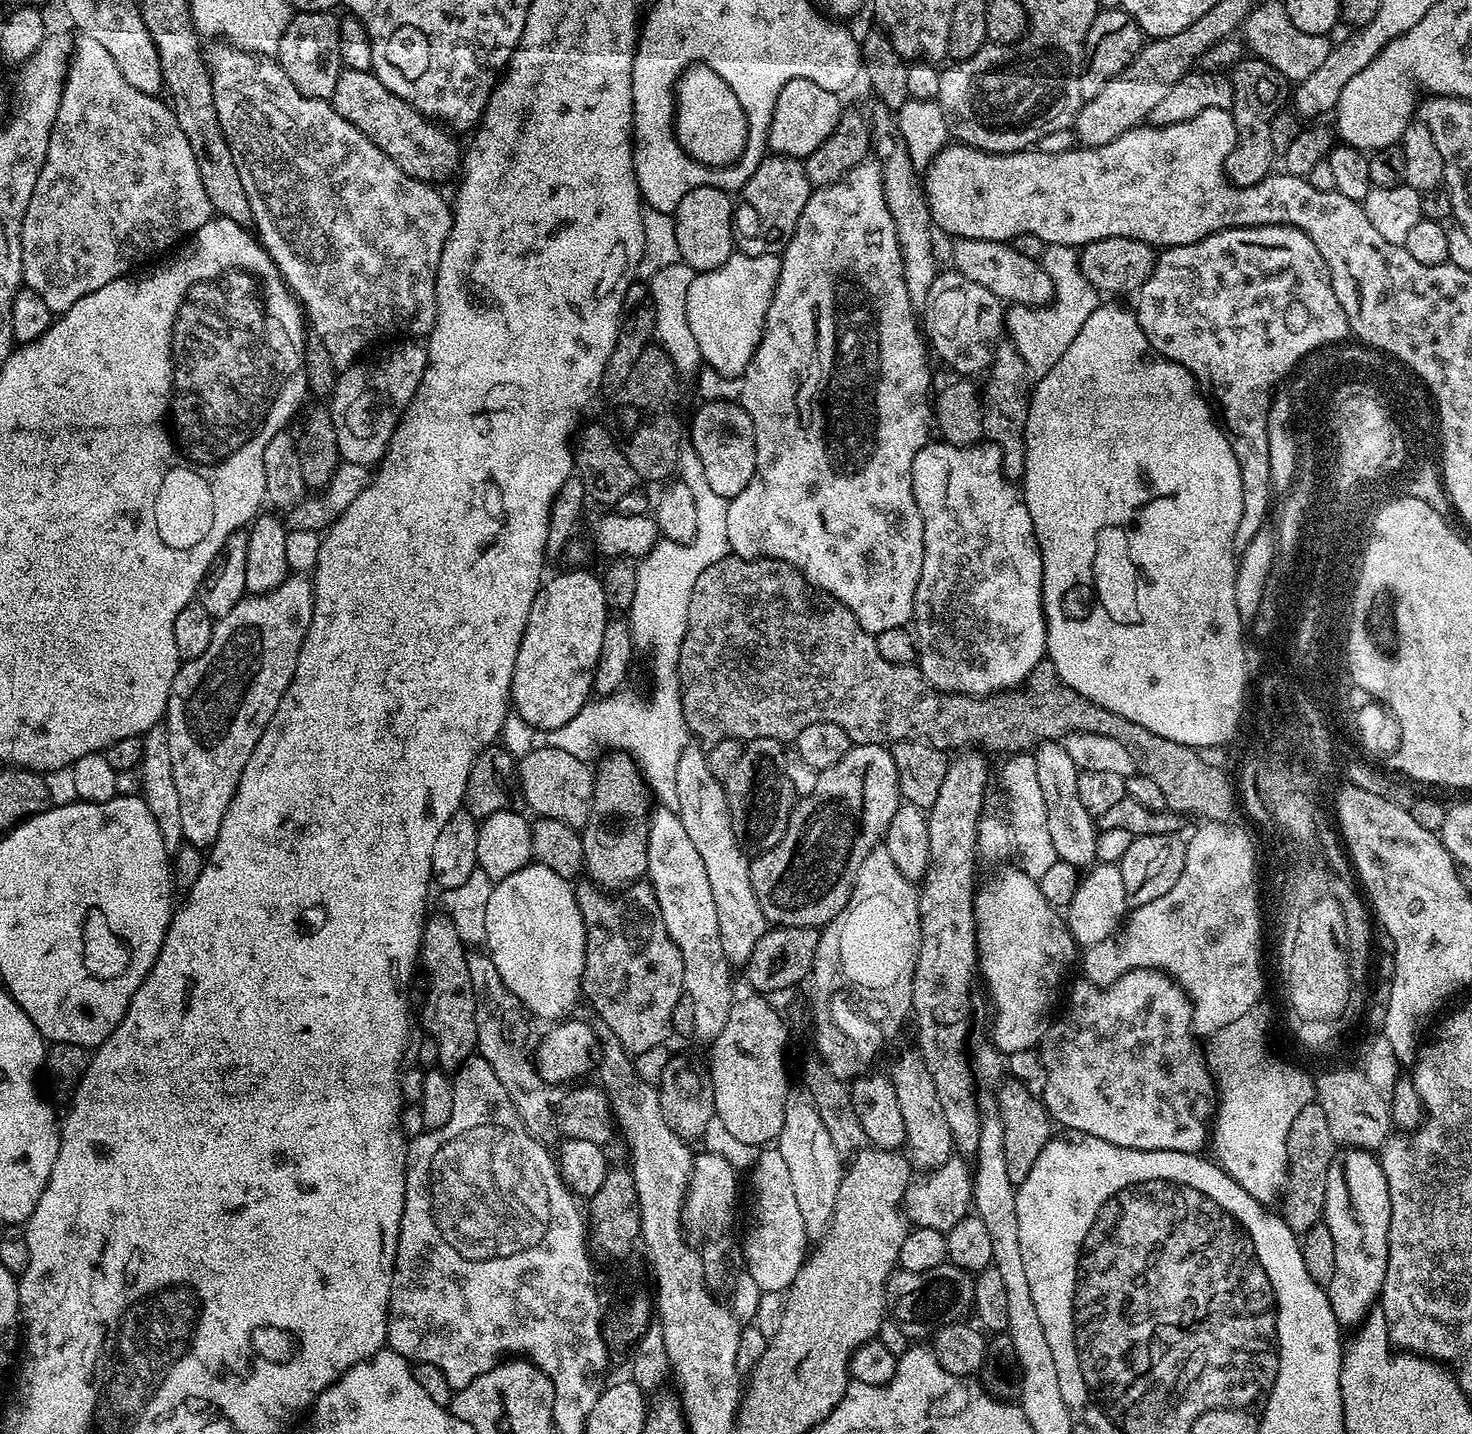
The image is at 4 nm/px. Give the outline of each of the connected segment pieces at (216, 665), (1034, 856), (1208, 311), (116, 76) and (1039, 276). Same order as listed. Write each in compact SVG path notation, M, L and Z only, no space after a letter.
M304 574L289 575L274 590L245 598L230 614L219 617L206 654L183 661L176 672L168 695L166 727L174 783L181 799L182 834L195 848L207 849L218 838L222 818L226 818L226 810L238 790L242 770L246 770L246 762L250 762L250 754L254 754L262 730L266 730L270 718L274 718L274 710L278 710L278 702L282 702L282 694L286 694L286 686L290 686L294 678L298 654L312 625L313 614L311 579Z
M1020 750L1017 756L1012 756L1004 764L1004 790L1008 794L1008 812L1012 815L1012 832L1010 828L1010 840L1016 843L1016 852L1020 855L1018 861L1019 867L1026 874L1030 874L1039 882L1046 874L1046 870L1050 870L1050 866L1054 866L1054 862L1058 859L1053 839L1050 838L1050 829L1047 826L1047 810L1046 801L1042 796L1041 783L1038 782L1037 767L1035 766L1035 758L1033 753L1028 750Z
M1288 224L1262 226L1261 228L1227 228L1221 232L1210 234L1193 244L1163 249L1156 259L1152 276L1146 278L1146 282L1138 290L1136 298L1136 304L1134 303L1136 321L1140 323L1140 329L1146 334L1152 351L1157 356L1164 356L1167 360L1173 360L1175 364L1182 365L1196 379L1201 393L1214 405L1219 423L1232 444L1234 458L1238 458L1238 470L1242 474L1242 519L1238 521L1238 530L1234 534L1234 551L1240 554L1246 550L1250 545L1250 540L1258 534L1260 528L1269 519L1267 518L1268 499L1274 496L1270 471L1268 471L1267 440L1264 437L1264 408L1267 403L1269 385L1273 384L1273 380L1276 380L1280 373L1283 373L1288 365L1292 364L1293 360L1308 356L1316 349L1347 341L1350 336L1346 310L1342 310L1342 306L1338 306L1338 294L1334 294L1334 286L1330 282L1330 270L1326 266L1322 254L1318 254L1318 246L1314 246L1314 242L1310 242L1310 238L1301 228L1291 228Z
M81 35L75 41L68 65L62 106L58 106L58 118L50 134L50 150L46 150L46 162L42 166L42 174L38 174L38 186L34 186L34 198L30 198L30 206L26 206L26 218L22 222L24 284L33 288L38 298L42 298L42 302L46 302L54 314L63 314L70 310L70 306L74 306L74 302L78 302L78 298L86 298L86 294L94 294L94 290L102 290L102 286L129 275L135 264L166 251L171 244L179 245L185 238L195 234L205 222L213 219L213 216L212 203L210 198L206 198L206 186L202 186L202 174L198 174L198 162L194 162L194 150L190 150L190 142L186 142L186 134L182 134L182 126L178 126L175 111L169 105L167 108L160 98L148 96L142 90L130 86L130 82L122 78L118 62L110 58L105 48L95 38Z
M956 238L952 243L952 260L955 270L970 278L971 282L986 287L1000 301L1013 305L1040 306L1053 299L1050 274L1035 259L1023 256L1011 243L1003 240Z

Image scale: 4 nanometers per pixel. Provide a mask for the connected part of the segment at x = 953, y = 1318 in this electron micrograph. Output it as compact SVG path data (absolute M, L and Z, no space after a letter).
M949 1262L938 1265L934 1270L921 1272L896 1270L888 1278L886 1308L891 1319L895 1320L907 1337L928 1338L944 1324L963 1321L967 1317L964 1315L973 1311L974 1288L973 1273Z

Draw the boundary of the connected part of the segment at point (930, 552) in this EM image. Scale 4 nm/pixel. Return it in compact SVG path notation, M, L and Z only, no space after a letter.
M929 442L918 454L914 454L912 467L912 489L914 502L918 502L918 510L924 523L924 557L922 558L922 574L916 591L916 610L914 613L914 635L918 645L918 667L926 680L938 691L960 692L962 695L977 698L988 698L993 694L1004 694L1016 690L1028 679L1030 670L1038 666L1046 656L1046 629L1044 627L1044 571L1042 570L1042 554L1034 534L1032 519L1028 507L1018 495L1011 483L1004 479L1001 472L1001 453L996 444L981 442L970 448L959 448L947 442Z

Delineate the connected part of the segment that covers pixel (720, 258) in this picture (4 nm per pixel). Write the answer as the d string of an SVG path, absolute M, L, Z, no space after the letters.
M698 187L683 198L673 215L675 238L681 261L695 273L722 267L734 253L735 237L732 230L734 202L729 193L714 187Z

